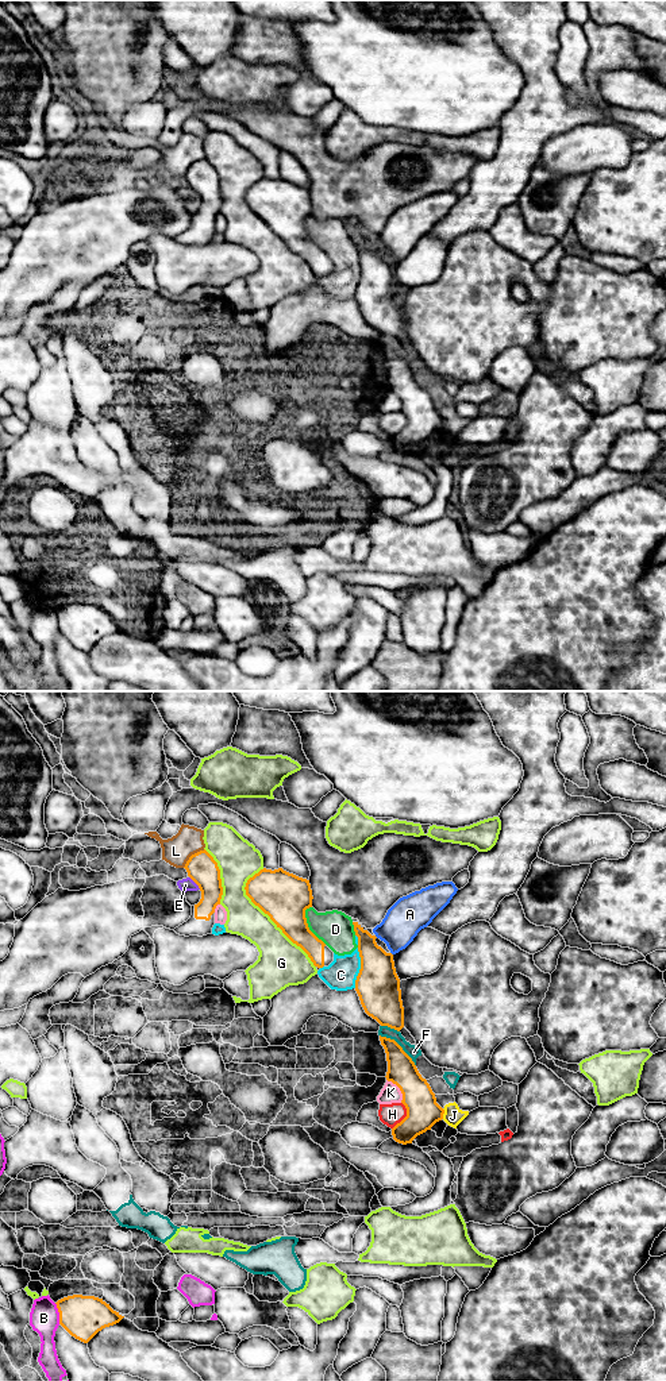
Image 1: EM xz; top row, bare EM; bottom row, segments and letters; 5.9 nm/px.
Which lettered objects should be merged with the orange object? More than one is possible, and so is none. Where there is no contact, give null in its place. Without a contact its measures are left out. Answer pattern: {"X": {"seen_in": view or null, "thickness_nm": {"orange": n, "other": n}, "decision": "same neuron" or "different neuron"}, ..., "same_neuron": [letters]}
{"A": {"seen_in": null, "decision": "different neuron"}, "B": {"seen_in": "xz", "thickness_nm": {"orange": 260, "other": 180}, "decision": "different neuron"}, "C": {"seen_in": "xz", "thickness_nm": {"orange": 260, "other": 190}, "decision": "different neuron"}, "D": {"seen_in": "xz", "thickness_nm": {"orange": 300, "other": 220}, "decision": "different neuron"}, "E": {"seen_in": "xz", "thickness_nm": {"orange": 180, "other": 80}, "decision": "different neuron"}, "F": {"seen_in": "xz", "thickness_nm": {"orange": 180, "other": 80}, "decision": "different neuron"}, "G": {"seen_in": "xz", "thickness_nm": {"orange": 300, "other": 240}, "decision": "different neuron"}, "H": {"seen_in": "xz", "thickness_nm": {"orange": 200, "other": 130}, "decision": "different neuron"}, "J": {"seen_in": "xz", "thickness_nm": {"orange": 200, "other": 110}, "decision": "different neuron"}, "K": {"seen_in": "xz", "thickness_nm": {"orange": 200, "other": 110}, "decision": "different neuron"}, "L": {"seen_in": "xz", "thickness_nm": {"orange": 180, "other": 170}, "decision": "different neuron"}, "same_neuron": []}

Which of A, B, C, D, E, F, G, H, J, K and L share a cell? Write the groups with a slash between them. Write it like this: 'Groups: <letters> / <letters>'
Groups: A / B C D F / E / G / H / J / K / L

